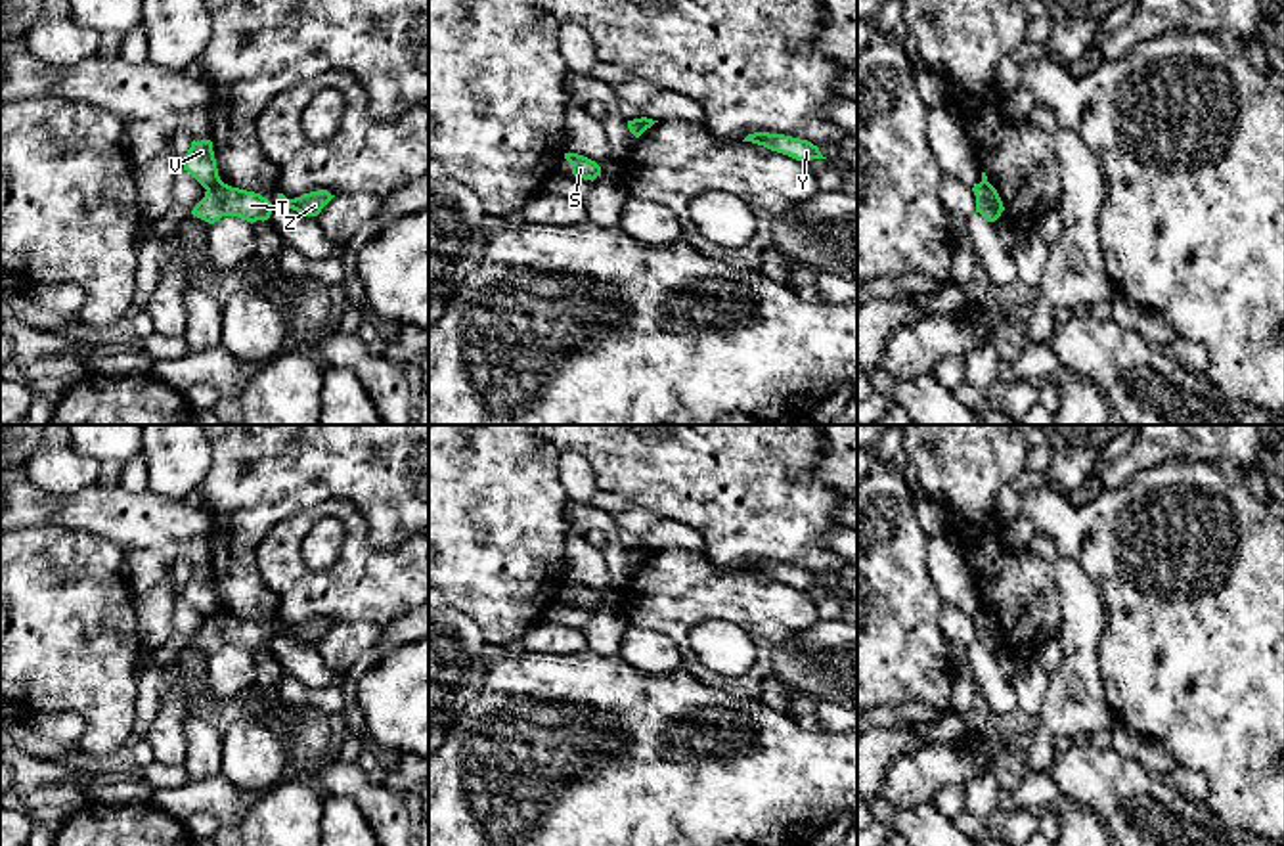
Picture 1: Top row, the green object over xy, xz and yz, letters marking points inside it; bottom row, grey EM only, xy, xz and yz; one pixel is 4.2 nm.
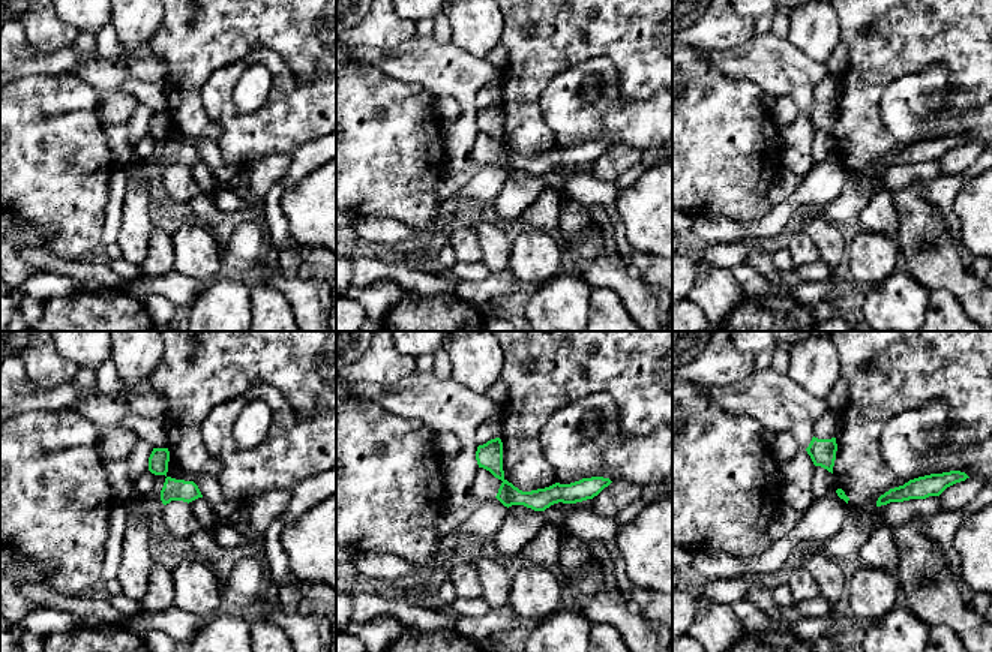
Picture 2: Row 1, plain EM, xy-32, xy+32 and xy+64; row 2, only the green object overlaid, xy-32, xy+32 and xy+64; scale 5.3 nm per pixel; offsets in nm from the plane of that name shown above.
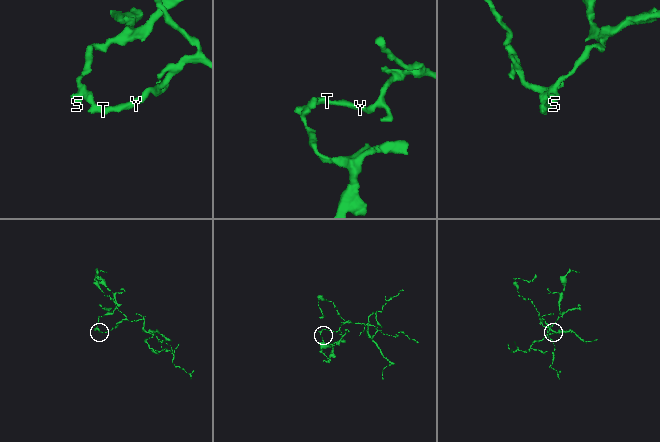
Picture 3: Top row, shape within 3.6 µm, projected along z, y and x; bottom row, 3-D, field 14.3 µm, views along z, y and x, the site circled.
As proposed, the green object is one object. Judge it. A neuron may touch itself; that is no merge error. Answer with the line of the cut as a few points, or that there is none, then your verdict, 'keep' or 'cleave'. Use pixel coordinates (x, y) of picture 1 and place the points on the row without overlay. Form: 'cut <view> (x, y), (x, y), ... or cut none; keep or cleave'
cut xy (219, 607), (205, 617); cleave

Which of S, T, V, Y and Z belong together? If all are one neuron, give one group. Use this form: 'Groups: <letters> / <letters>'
Groups: S V / T Y Z

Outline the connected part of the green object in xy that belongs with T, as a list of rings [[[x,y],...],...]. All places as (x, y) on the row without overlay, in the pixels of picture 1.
[[[218,609],[207,616],[205,626],[193,635],[191,643],[209,653],[214,653],[222,645],[239,645],[253,653],[268,649],[277,634],[285,634],[300,643],[318,645],[333,626],[327,618],[310,620],[295,628],[277,622],[277,630],[272,634],[260,622],[232,616]]]

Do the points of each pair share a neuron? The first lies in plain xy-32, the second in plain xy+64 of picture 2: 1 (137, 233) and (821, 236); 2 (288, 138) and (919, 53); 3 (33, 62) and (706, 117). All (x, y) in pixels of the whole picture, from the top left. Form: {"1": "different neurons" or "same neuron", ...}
{"1": "different neurons", "2": "different neurons", "3": "different neurons"}

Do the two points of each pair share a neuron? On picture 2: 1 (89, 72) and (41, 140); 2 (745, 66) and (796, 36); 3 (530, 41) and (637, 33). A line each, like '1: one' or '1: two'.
1: two
2: two
3: one

